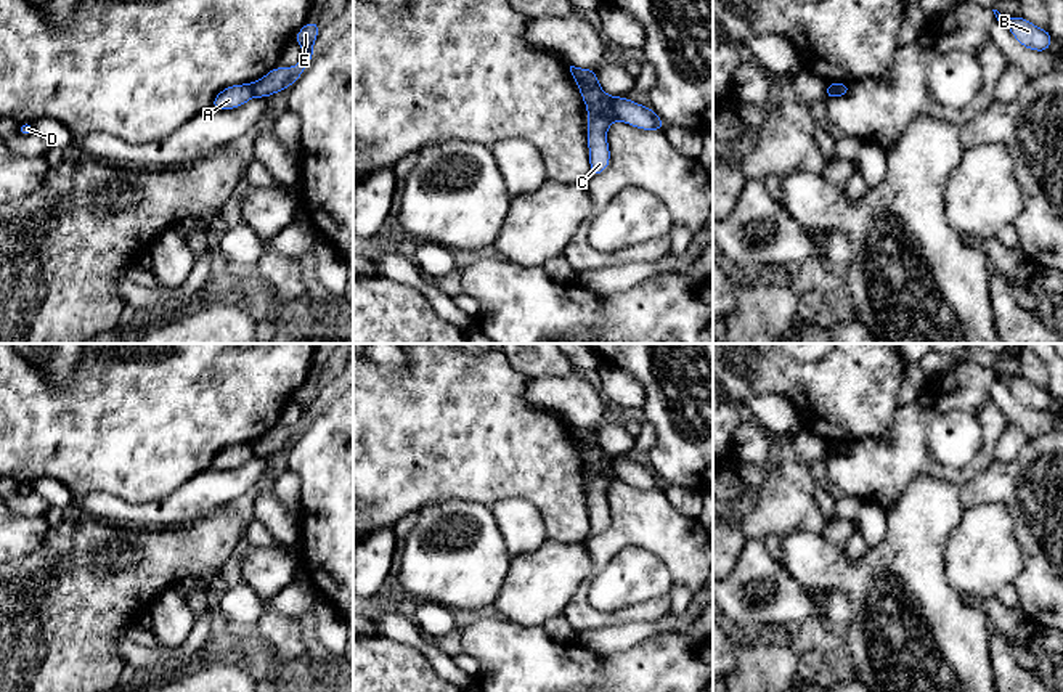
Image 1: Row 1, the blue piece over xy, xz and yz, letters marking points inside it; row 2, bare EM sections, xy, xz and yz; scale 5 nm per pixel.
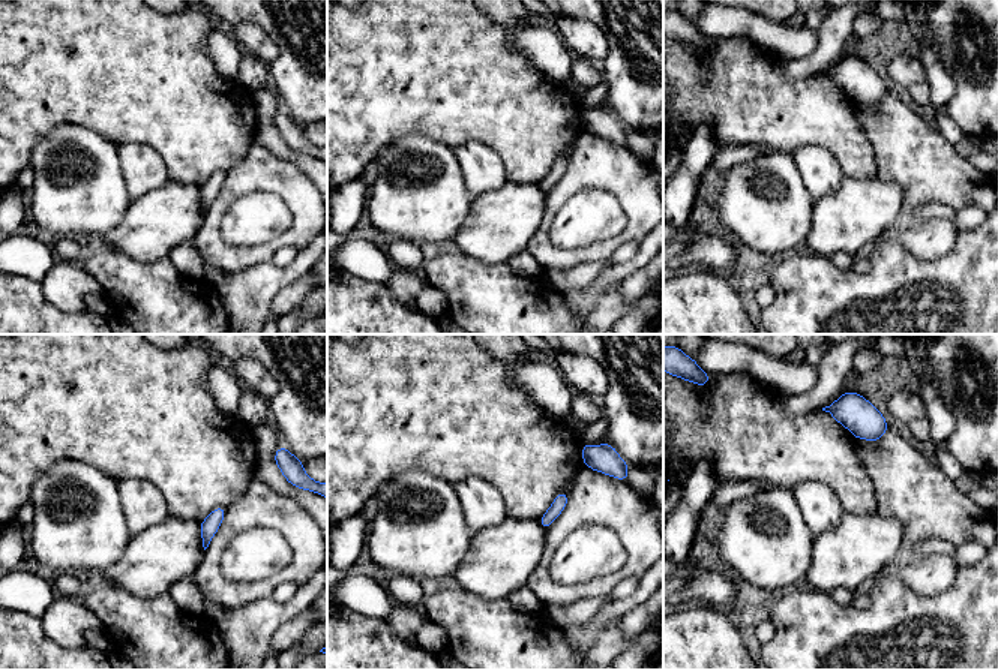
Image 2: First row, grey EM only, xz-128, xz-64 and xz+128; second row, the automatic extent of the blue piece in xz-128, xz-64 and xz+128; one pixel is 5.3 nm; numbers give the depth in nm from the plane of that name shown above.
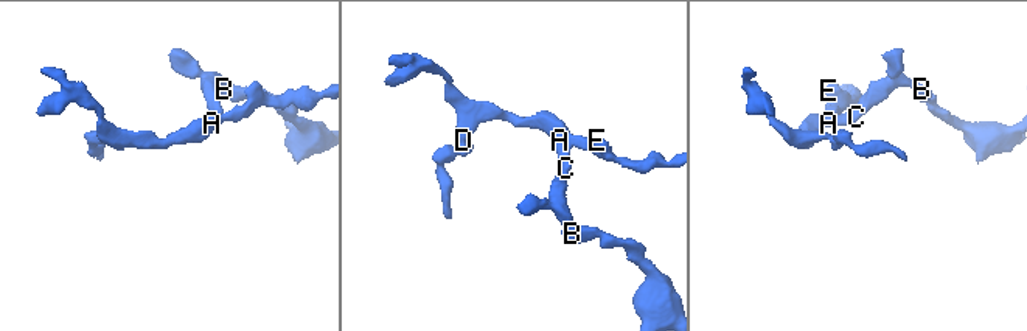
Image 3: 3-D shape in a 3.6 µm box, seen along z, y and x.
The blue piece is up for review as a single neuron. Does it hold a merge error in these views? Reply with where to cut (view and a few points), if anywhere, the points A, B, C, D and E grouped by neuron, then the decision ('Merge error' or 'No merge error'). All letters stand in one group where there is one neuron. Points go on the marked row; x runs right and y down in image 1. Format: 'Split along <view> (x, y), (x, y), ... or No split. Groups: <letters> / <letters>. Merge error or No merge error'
Split along xz (612, 98), (612, 116), (615, 119). Groups: A B C D / E. Merge error

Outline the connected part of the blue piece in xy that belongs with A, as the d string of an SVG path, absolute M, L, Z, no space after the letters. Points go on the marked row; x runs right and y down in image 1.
M250 83L230 85L212 100L212 108L228 111L246 104L250 98L254 98Z

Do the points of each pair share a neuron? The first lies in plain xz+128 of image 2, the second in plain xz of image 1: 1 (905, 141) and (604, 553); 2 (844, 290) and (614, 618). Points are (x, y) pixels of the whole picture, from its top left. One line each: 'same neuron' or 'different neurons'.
1: same neuron
2: different neurons

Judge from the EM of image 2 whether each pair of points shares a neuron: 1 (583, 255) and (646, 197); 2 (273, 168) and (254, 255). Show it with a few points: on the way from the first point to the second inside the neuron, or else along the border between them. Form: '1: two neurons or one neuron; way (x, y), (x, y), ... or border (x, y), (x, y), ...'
1: one neuron; way (602, 251), (620, 240), (643, 216)
2: one neuron; way (299, 194), (299, 225), (279, 242)

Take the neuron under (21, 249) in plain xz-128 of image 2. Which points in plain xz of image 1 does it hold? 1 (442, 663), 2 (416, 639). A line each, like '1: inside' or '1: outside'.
1: inside
2: inside

